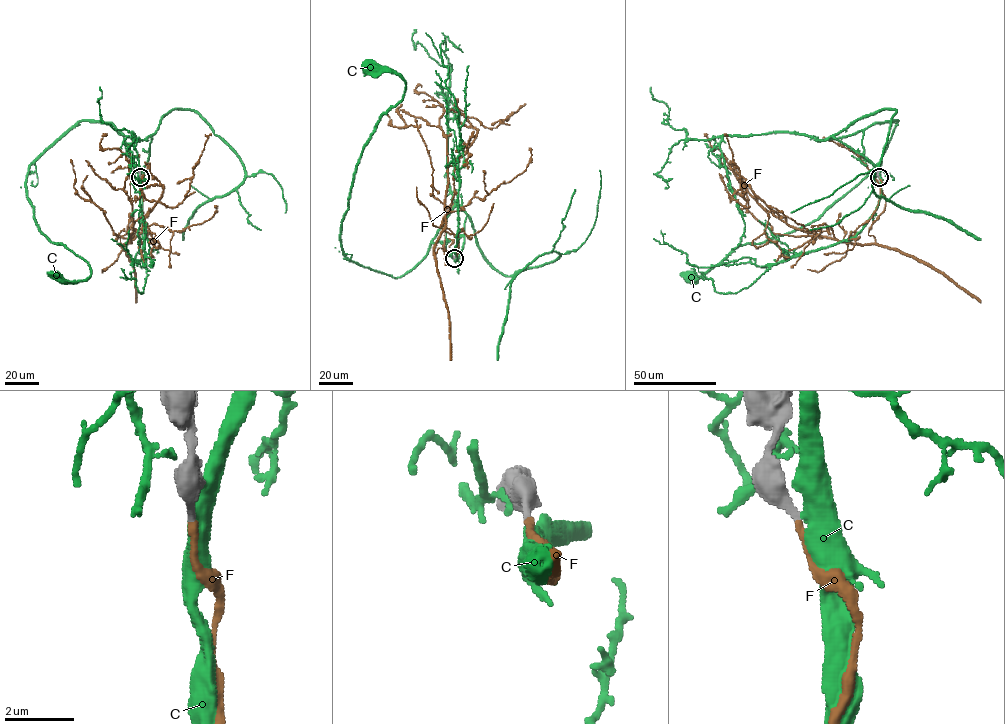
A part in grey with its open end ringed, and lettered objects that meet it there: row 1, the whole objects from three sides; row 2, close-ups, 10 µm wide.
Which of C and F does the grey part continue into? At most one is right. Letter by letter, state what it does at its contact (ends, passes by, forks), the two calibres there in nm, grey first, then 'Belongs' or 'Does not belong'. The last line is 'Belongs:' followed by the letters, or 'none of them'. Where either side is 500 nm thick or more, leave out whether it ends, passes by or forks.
C: It passes by. Thickness 320 nm (grey) against 440 nm. Does not belong
F: It ends there. Thickness 320 nm (grey) against 180 nm. Belongs
Belongs: F

